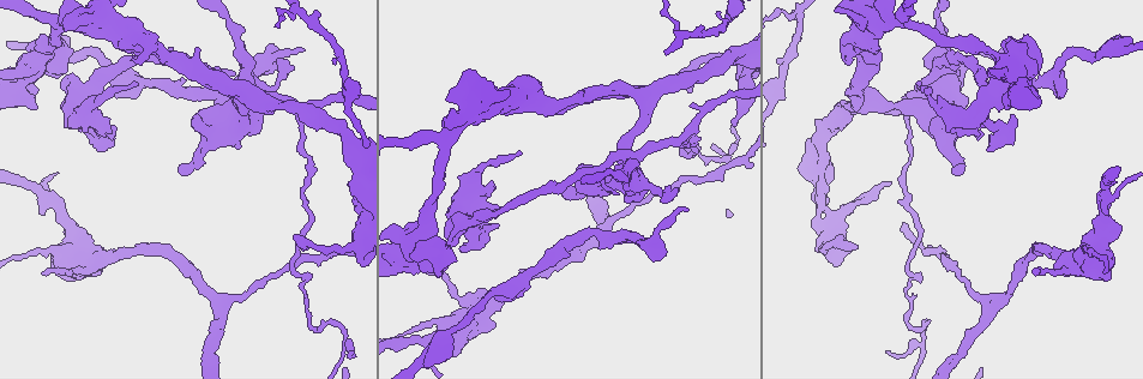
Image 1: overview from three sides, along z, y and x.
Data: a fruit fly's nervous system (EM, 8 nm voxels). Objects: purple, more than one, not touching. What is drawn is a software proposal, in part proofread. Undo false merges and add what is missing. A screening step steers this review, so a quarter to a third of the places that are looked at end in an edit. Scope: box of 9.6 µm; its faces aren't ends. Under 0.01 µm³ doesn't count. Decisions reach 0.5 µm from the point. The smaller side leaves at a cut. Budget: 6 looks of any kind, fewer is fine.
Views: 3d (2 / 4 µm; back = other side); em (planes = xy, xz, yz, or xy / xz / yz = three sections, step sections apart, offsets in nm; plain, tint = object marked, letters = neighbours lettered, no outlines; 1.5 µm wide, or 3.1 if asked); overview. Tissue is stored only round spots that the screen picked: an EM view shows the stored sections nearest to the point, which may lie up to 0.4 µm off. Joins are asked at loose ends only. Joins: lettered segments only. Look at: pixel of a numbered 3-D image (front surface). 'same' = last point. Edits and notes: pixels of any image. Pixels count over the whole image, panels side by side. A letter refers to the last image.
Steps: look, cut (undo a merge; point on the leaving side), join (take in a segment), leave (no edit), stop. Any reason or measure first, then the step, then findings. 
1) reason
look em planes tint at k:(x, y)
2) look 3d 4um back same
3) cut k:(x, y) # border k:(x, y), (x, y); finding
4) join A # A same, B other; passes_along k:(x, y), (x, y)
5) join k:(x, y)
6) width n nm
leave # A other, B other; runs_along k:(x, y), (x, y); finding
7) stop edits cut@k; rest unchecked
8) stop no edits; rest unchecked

abrupt turn
look 3d 2um at 1:(72, 113)

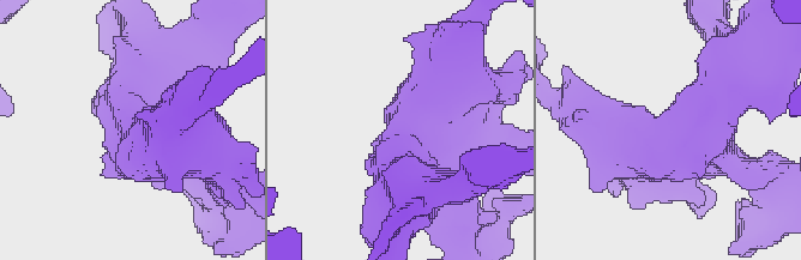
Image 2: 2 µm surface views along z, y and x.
arms 4
look em planes letters at 2:(403, 162)

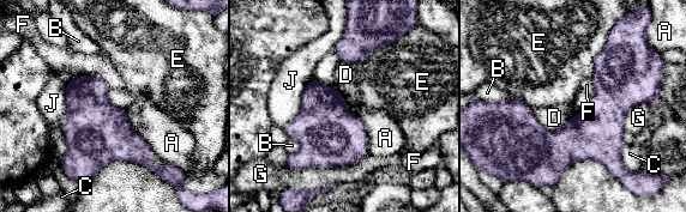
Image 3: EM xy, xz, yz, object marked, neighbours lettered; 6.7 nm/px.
width 280 nm
leave # A other, B other, C other, D other, E other, F other, G other, J other; border 3:(76, 77), (97, 74), (109, 86); all the same neuron

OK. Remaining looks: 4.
thick turns thin
look 3d 2um at 1:(1105, 50)

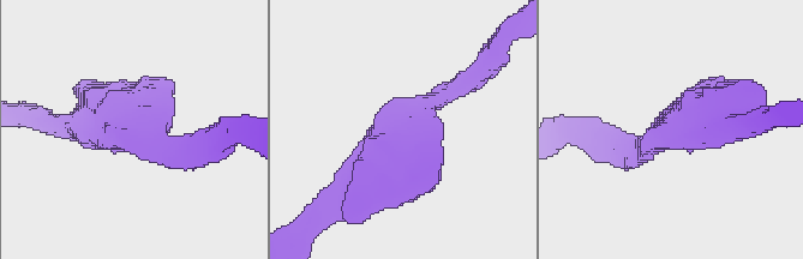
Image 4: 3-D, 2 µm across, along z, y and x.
look em 3.1um yz step 16 tint at 4:(405, 127)

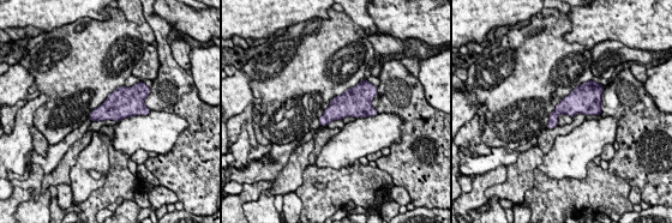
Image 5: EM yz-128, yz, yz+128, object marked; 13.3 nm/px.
cut it another way
look em 3.1um planes letters same

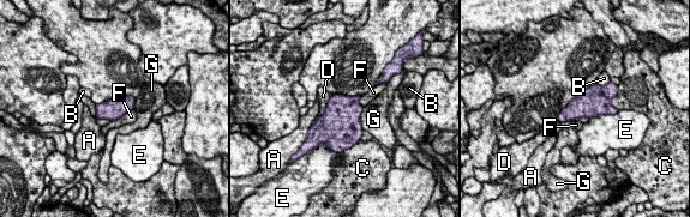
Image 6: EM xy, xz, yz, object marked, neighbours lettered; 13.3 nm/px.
width 280 nm; longest_contact D 420 nm
leave # A other, B other, C other, D other, E other, F other, G other; all the same neuron

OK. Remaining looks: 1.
three-way junction
look em planes letters at 1:(681, 139)

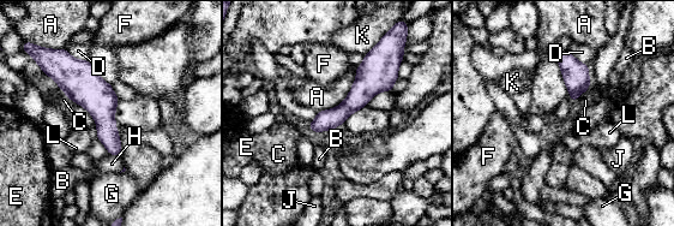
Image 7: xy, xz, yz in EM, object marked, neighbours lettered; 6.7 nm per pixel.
leave # A other, B other, C other, D other, E other, F other, G other, H other, J other, K other, L other; all the same neuron

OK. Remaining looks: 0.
stop no edits; rest unchecked

